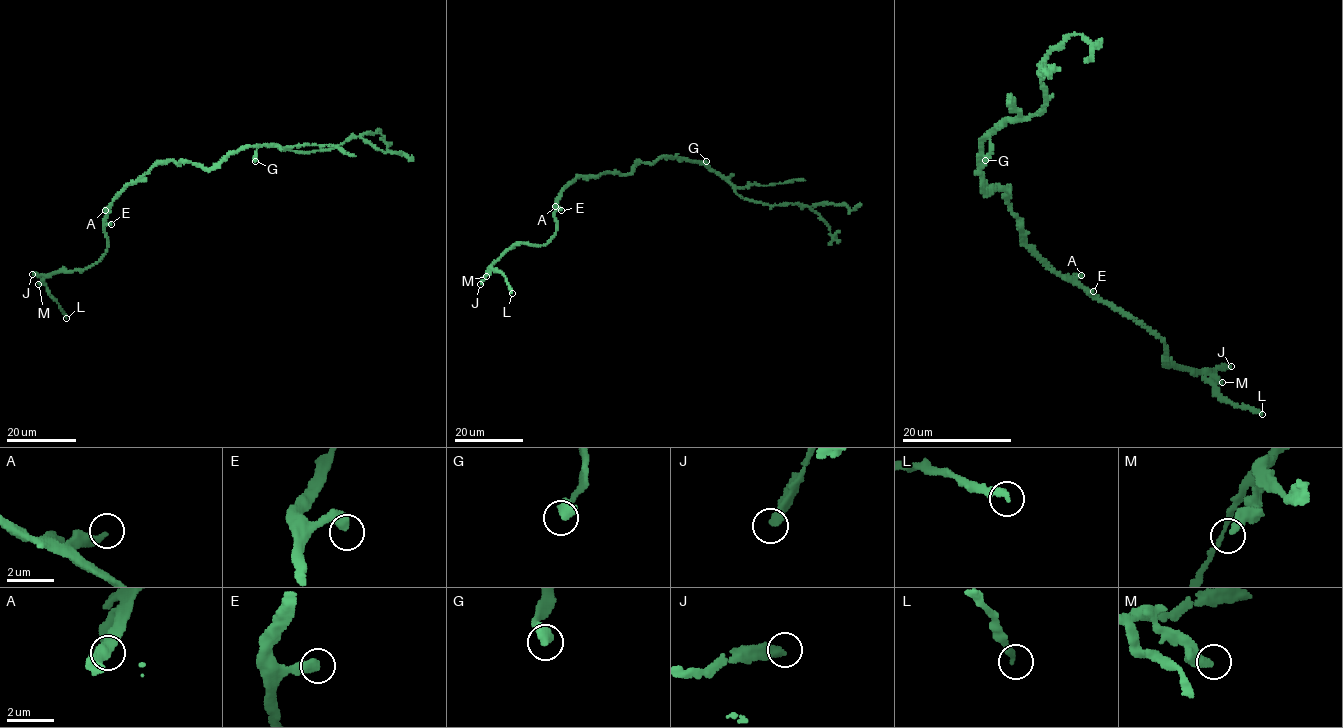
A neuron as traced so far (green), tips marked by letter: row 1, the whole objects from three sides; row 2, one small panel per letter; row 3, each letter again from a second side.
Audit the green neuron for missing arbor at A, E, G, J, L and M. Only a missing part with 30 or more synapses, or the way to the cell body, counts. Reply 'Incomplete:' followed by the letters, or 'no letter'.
Incomplete: J

